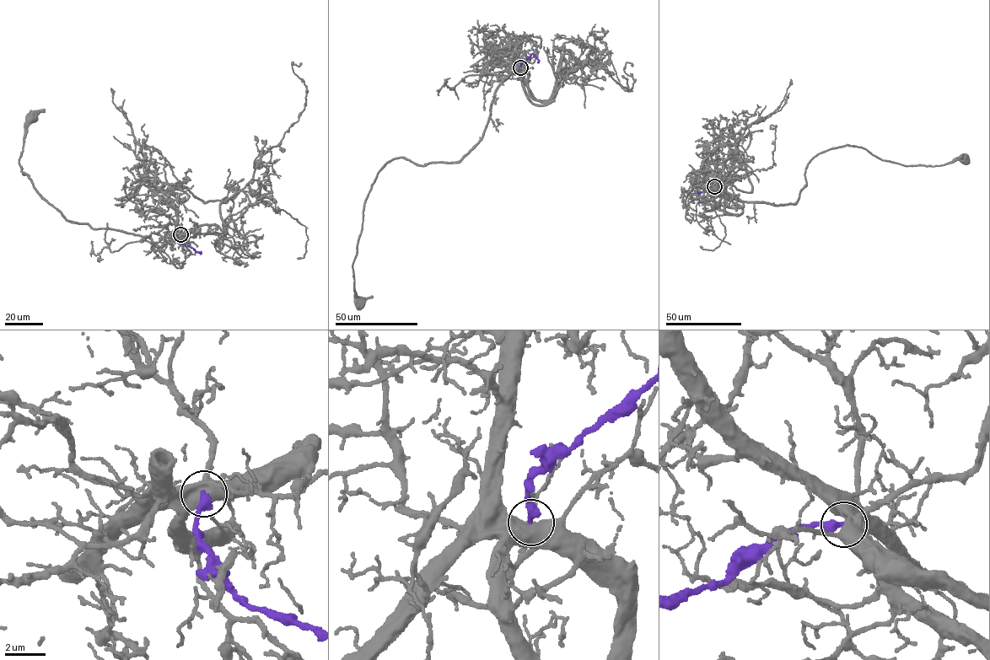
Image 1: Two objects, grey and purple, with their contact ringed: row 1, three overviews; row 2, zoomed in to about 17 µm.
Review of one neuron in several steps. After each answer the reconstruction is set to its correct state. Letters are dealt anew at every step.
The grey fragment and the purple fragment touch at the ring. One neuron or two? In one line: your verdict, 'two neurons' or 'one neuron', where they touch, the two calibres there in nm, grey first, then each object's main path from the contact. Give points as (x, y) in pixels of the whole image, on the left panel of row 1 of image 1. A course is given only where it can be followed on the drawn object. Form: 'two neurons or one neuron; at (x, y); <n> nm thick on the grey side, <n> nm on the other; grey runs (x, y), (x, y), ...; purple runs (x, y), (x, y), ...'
two neurons; at (180, 234); 650 nm thick on the grey side, 440 nm on the other; grey runs (180, 234), (153, 249), (149, 237), (70, 222), (21, 171), (19, 158), (31, 119); purple runs (180, 234), (183, 244), (201, 252)

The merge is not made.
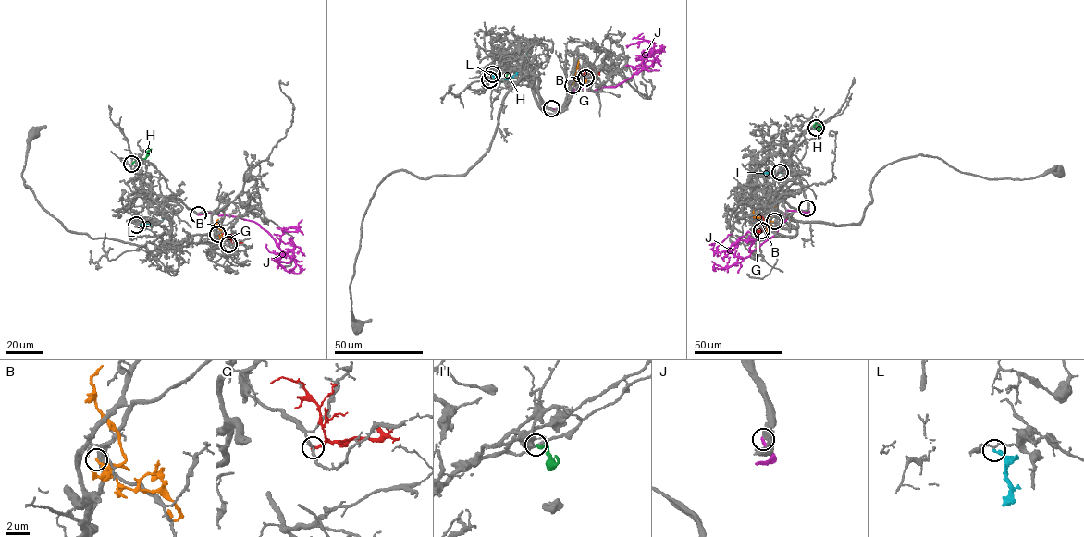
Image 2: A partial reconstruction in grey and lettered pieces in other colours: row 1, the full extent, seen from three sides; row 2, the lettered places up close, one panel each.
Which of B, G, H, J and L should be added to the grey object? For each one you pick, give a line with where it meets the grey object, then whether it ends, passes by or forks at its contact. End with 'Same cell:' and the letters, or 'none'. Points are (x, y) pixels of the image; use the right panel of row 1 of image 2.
Same cell: none

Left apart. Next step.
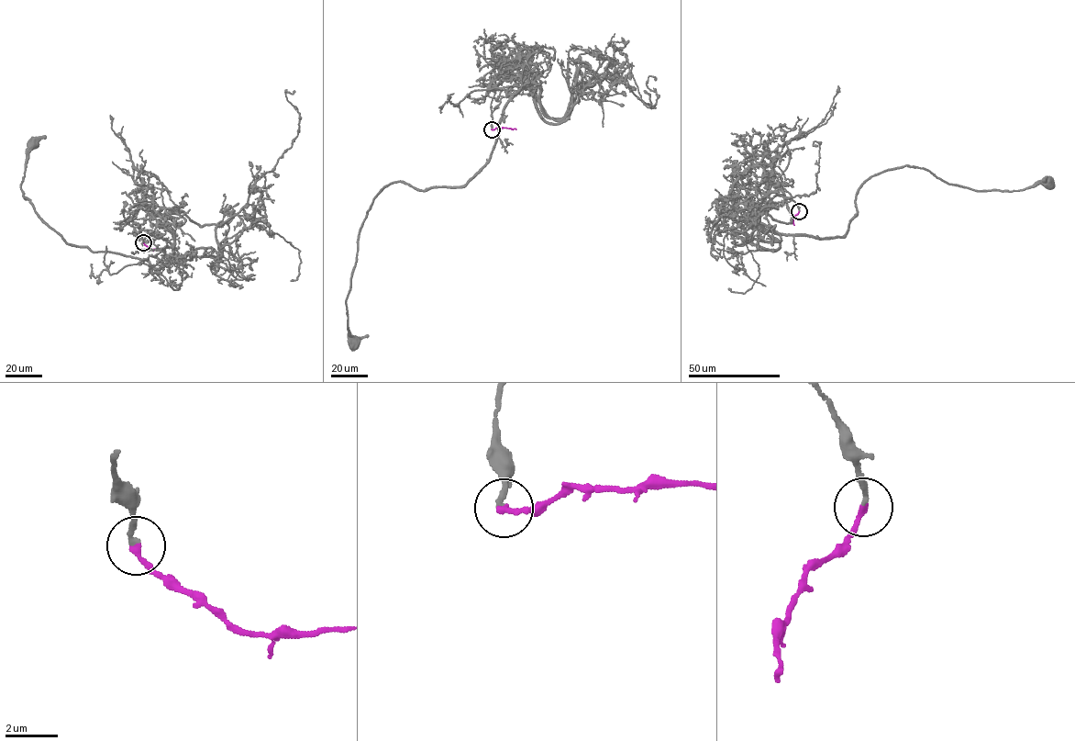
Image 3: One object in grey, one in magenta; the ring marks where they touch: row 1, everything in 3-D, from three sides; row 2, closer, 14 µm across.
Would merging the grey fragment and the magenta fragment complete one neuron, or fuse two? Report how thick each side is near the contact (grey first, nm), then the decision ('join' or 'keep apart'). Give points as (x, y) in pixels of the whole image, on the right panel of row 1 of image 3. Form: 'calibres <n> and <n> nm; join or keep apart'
calibres 190 and 240 nm; join

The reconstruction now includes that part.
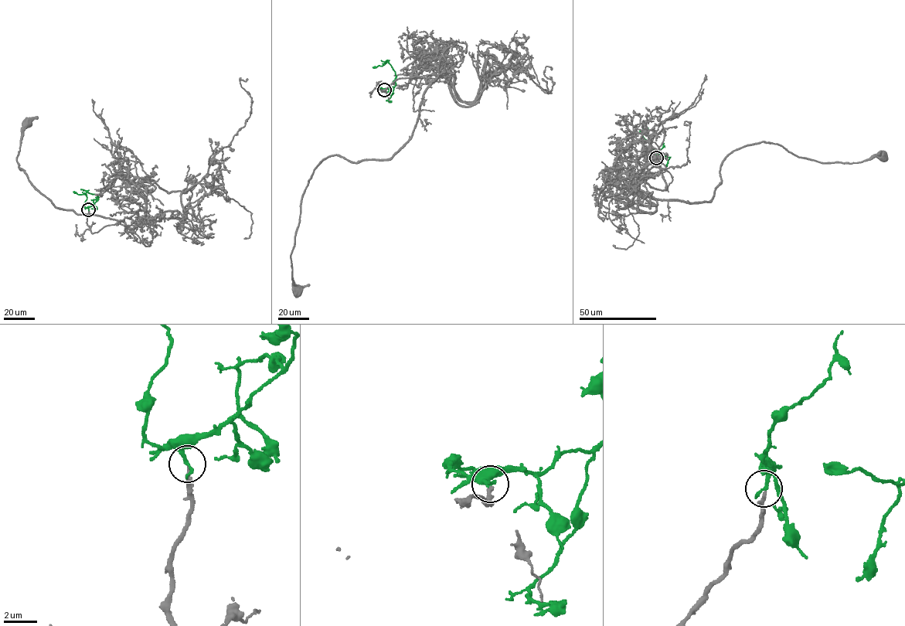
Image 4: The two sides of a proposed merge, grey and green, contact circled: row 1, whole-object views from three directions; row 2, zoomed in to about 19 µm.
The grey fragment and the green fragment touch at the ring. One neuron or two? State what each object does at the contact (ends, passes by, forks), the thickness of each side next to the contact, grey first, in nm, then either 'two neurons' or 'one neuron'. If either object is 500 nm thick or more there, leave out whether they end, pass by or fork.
grey ends; green ends; calibres 200 and 260 nm; one neuron

